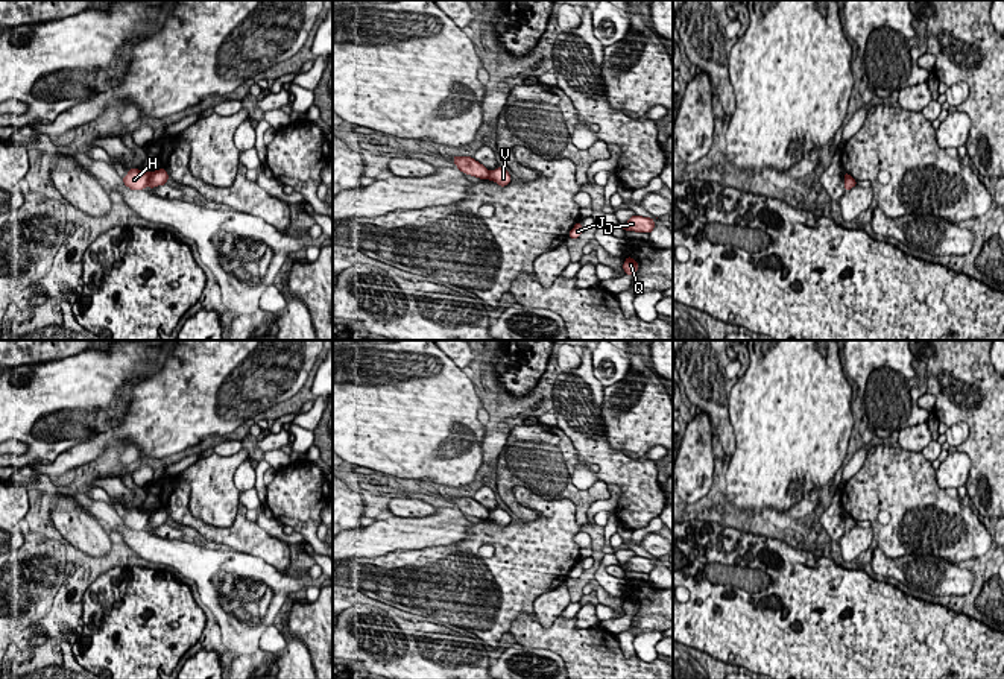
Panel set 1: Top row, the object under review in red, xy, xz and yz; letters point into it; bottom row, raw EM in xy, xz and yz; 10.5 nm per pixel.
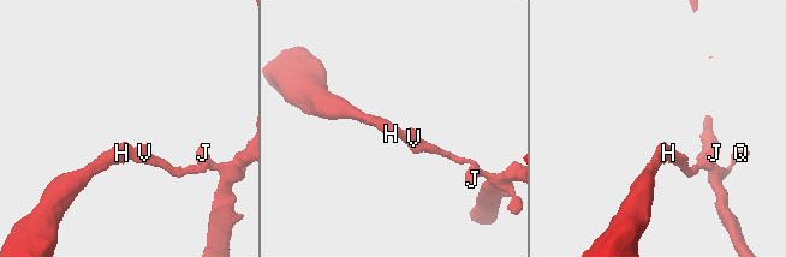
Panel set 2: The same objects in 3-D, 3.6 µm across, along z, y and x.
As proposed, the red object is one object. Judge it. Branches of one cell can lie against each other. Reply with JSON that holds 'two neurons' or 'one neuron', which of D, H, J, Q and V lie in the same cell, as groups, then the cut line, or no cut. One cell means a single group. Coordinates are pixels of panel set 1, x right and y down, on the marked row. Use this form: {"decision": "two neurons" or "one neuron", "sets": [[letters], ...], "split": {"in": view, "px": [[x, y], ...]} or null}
{"decision": "two neurons", "sets": [["D", "J", "Q", "V"], ["H"]], "split": {"in": "xy", "px": [[149, 173], [146, 184]]}}

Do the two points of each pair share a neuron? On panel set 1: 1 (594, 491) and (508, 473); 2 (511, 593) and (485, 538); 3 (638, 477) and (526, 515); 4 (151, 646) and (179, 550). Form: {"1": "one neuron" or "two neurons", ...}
{"1": "one neuron", "2": "one neuron", "3": "two neurons", "4": "two neurons"}

